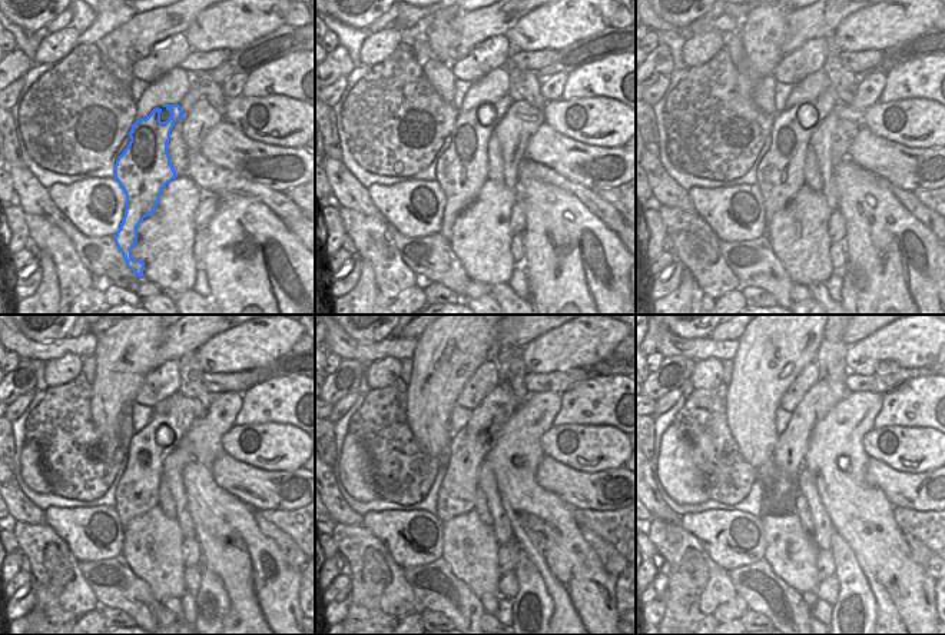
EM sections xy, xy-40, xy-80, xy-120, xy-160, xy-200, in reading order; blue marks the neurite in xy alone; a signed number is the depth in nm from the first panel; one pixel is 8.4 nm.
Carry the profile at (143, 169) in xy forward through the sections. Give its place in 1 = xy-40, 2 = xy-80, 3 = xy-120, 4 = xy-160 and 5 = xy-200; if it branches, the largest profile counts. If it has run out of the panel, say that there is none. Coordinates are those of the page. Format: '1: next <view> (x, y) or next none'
1: next xy-40 (461, 170)
2: next xy-80 (779, 175)
3: next xy-120 (138, 492)
4: next xy-160 (466, 455)
5: next xy-200 (792, 444)

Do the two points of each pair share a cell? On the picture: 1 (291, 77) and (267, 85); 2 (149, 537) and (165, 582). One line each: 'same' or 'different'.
1: same
2: same

